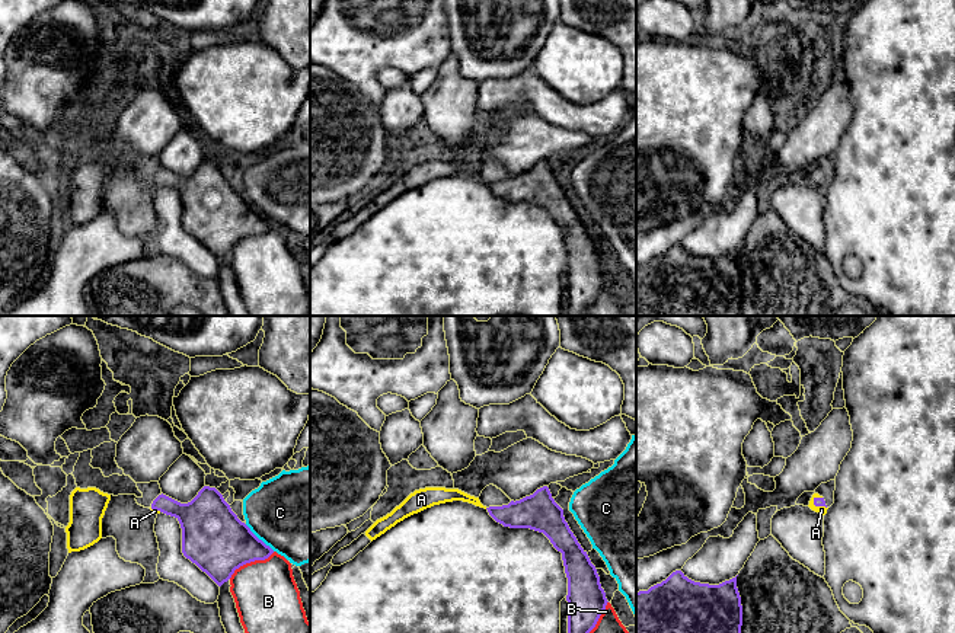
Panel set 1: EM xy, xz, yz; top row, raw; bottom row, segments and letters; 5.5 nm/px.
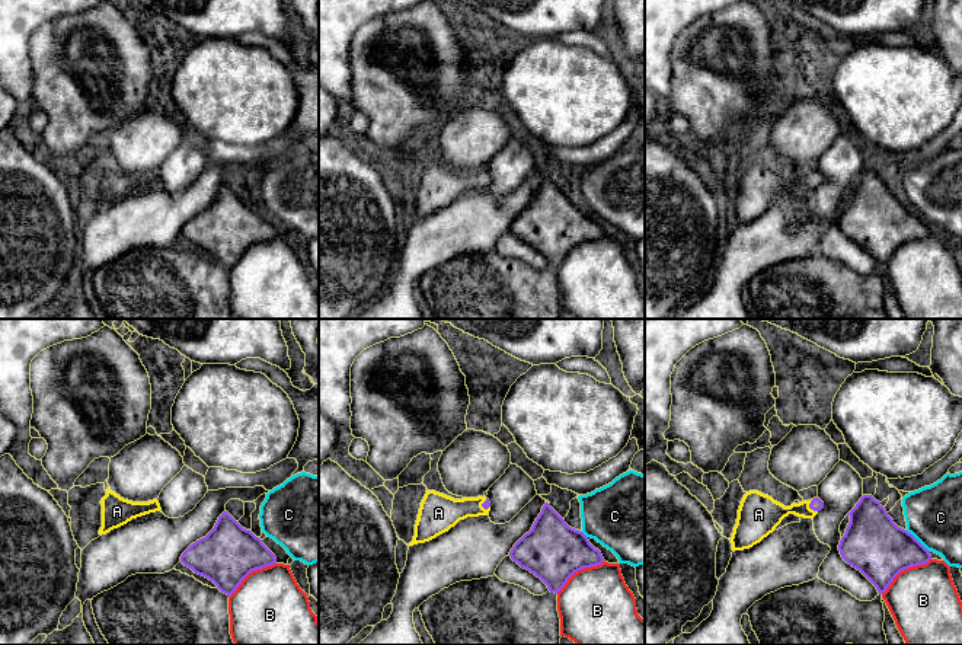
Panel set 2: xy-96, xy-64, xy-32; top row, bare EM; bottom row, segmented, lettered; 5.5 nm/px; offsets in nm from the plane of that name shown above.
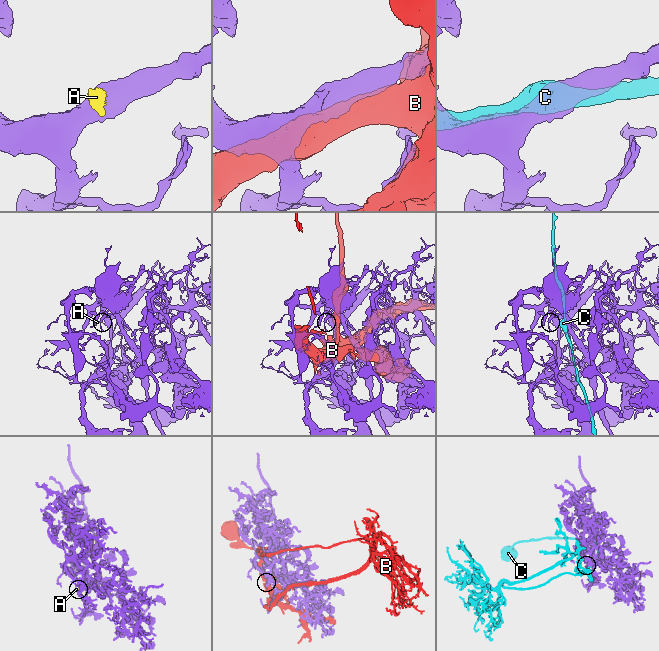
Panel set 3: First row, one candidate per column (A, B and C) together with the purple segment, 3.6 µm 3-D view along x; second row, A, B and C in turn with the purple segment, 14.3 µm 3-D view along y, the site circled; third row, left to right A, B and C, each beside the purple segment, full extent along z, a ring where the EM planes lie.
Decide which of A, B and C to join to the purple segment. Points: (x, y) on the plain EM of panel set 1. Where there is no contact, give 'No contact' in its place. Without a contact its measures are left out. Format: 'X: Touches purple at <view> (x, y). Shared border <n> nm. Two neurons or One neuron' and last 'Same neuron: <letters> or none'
A: Touches purple at yz (817, 179). Shared border 100 nm. One neuron
B: Touches purple at xy (251, 235). Shared border 300 nm. Two neurons
C: Touches purple at xy (258, 213). Shared border 220 nm. Two neurons
Same neuron: A

